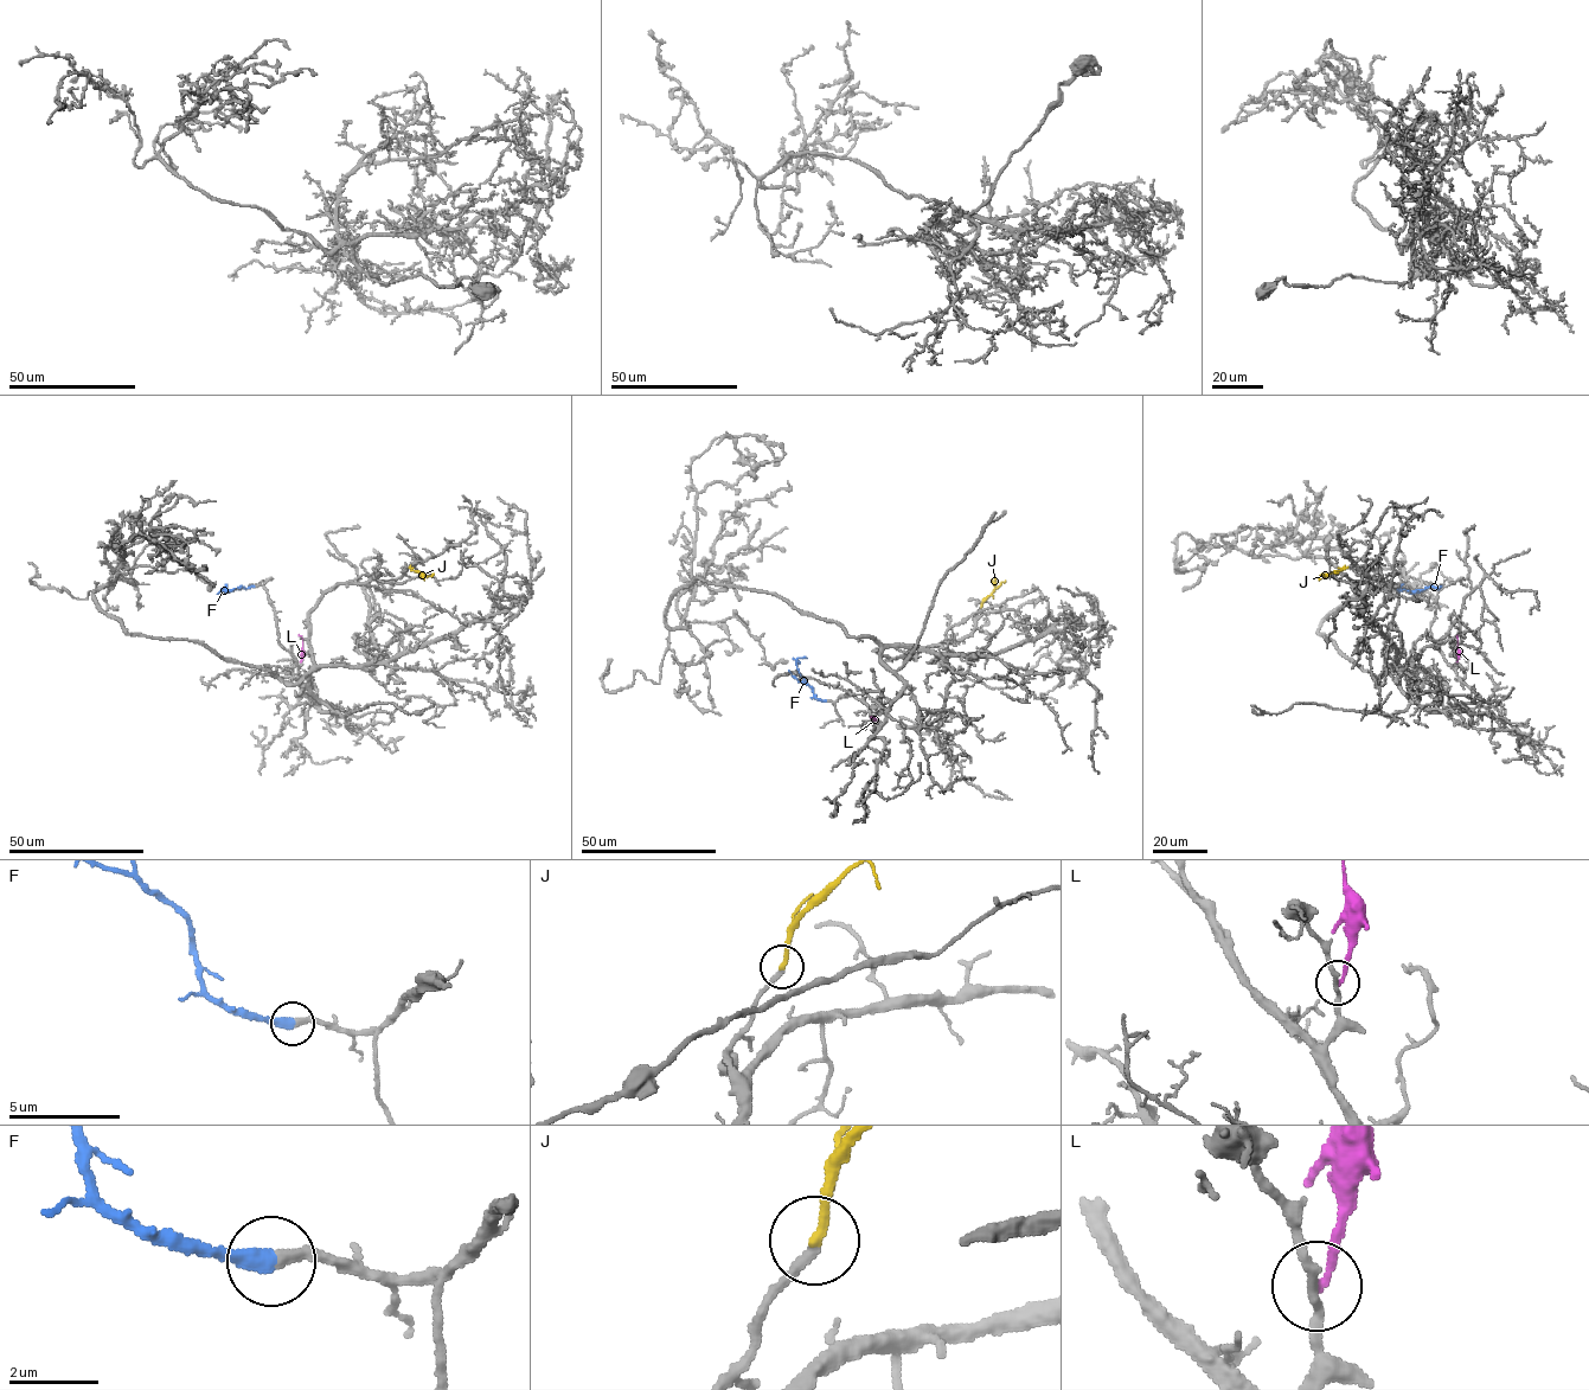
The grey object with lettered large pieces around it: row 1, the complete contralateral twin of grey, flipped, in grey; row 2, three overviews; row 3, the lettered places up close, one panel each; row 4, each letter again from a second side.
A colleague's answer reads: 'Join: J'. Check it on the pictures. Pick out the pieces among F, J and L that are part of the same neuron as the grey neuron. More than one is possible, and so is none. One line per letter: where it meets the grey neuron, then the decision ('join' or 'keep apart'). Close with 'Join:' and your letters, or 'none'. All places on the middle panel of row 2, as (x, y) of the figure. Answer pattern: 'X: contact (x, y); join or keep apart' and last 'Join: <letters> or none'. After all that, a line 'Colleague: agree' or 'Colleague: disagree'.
F: contact (825, 700); join
J: contact (981, 607); join
L: contact (872, 717); keep apart
Join: F, J
Colleague: disagree

